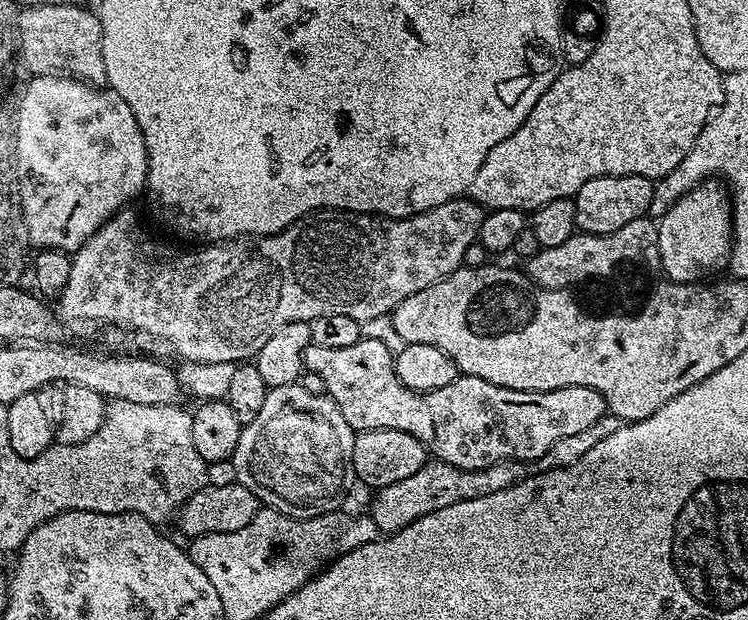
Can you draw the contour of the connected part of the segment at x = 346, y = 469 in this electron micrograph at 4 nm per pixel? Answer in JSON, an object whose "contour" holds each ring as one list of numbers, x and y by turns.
{"contour":[[300,382,269,388,266,402,262,402,262,410,258,410,258,418,240,429,238,446,232,455,230,467,236,471,235,483,246,486,250,494,260,499,263,507,278,510,295,520,314,518,341,507,340,499,344,496,344,487,352,472,355,437,350,422,342,418,342,410,338,410,327,395,310,394]]}

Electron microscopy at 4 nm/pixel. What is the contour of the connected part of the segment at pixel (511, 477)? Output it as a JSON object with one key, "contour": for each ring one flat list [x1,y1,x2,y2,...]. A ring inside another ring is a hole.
{"contour":[[432,458,422,466,422,470,410,474,410,478,402,478,402,482,394,482,379,489,373,495,375,498,370,515,381,533,391,534,410,526,410,522,426,514,434,514,434,510,442,510,442,506,454,506,454,502,494,494,494,490,509,488,524,477,533,475,533,472,533,465,522,460,503,460,482,470,462,470,458,466,450,466,446,462]]}

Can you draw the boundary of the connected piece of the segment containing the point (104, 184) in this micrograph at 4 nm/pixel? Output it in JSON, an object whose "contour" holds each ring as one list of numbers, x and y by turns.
{"contour":[[63,74,33,76,27,81,20,115,20,169,32,181,28,200,24,200,24,208,28,208,29,245,37,249,55,246,72,254,110,216,131,205,128,203,138,192,145,191,148,183,146,142,142,130,138,130,138,118,130,114,130,106,126,106,116,92]]}

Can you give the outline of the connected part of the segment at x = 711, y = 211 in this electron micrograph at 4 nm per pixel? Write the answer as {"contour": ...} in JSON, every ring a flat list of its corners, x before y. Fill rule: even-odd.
{"contour":[[715,179,705,180,703,184,696,185,685,196,680,197,673,208,666,210,666,214,659,217,656,229,660,255,659,271,664,271,663,275,675,284,695,284,703,281,707,272,714,271,723,260,725,263,729,259,732,250,732,202,729,189]]}

